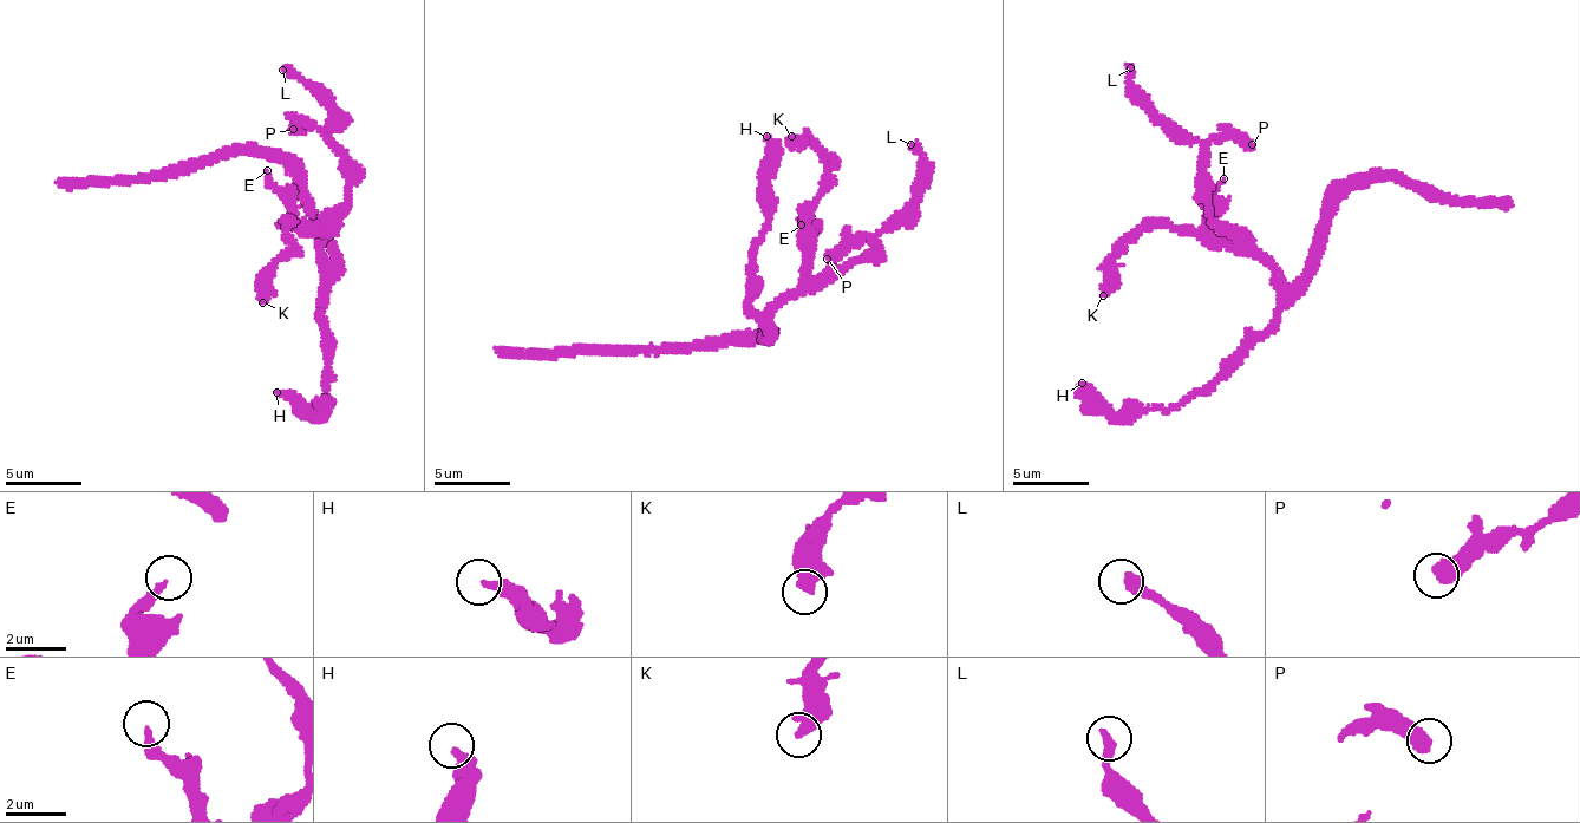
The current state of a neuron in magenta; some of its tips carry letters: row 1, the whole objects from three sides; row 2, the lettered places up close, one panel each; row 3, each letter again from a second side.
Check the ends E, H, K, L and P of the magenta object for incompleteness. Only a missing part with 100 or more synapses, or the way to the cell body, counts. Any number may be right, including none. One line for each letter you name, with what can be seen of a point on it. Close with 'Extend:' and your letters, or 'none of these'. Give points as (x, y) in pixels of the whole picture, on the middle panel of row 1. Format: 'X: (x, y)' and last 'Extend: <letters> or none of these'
Extend: none of these

